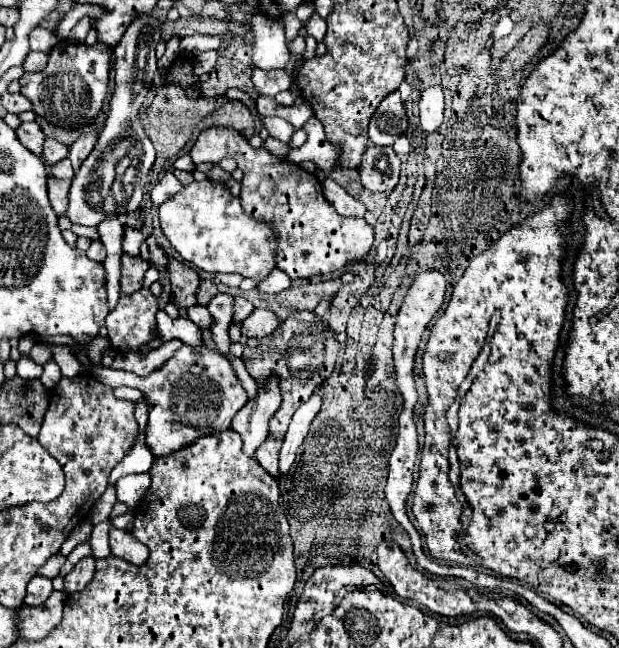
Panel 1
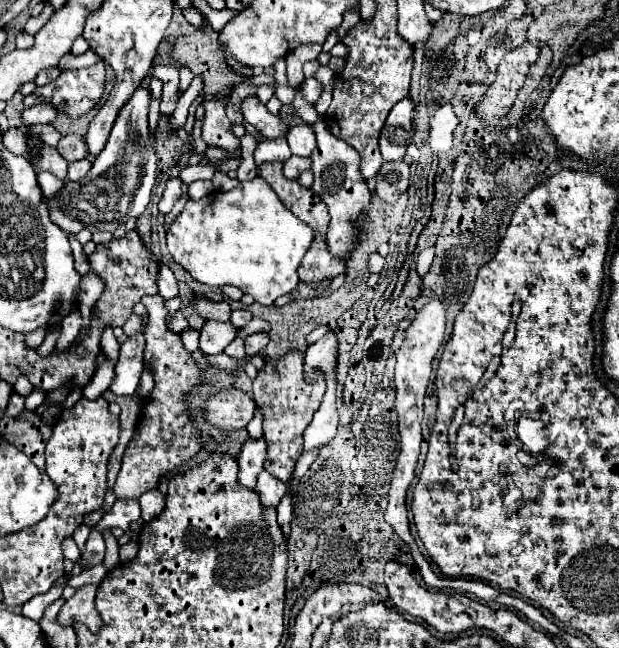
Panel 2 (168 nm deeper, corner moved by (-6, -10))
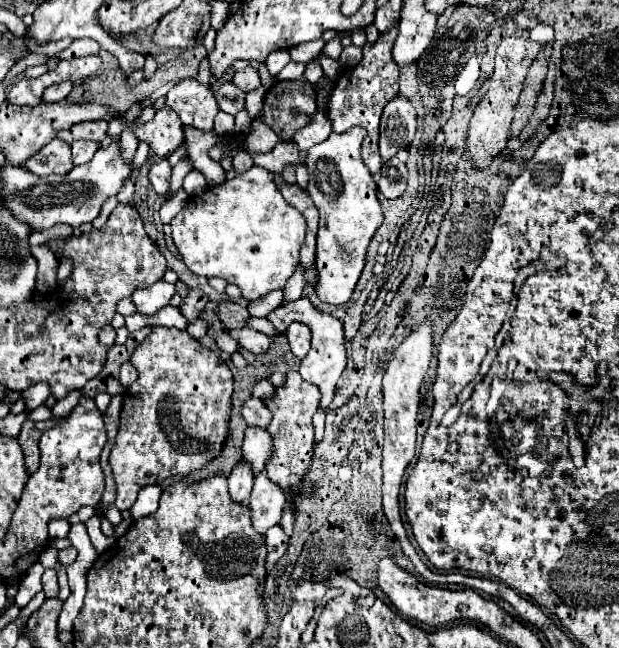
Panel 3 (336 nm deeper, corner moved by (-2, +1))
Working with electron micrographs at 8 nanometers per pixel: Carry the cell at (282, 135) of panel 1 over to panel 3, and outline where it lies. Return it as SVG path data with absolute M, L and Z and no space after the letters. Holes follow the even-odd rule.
M247 68L243 72L235 72L233 76L233 84L243 92L243 94L249 94L251 90L257 90L261 86L261 80L259 80L259 74L255 68Z

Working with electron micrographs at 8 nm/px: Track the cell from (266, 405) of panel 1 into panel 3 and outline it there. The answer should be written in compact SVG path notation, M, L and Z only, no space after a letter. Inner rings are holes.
M239 460L229 474L229 494L235 502L247 504L253 488L253 470L247 460Z

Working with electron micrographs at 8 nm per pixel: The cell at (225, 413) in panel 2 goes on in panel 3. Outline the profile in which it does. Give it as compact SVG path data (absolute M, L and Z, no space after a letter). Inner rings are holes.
M251 396L251 398L245 400L245 404L241 408L241 414L243 414L243 418L245 418L245 422L249 426L261 426L261 428L265 428L269 424L269 420L271 420L271 412L255 396Z

